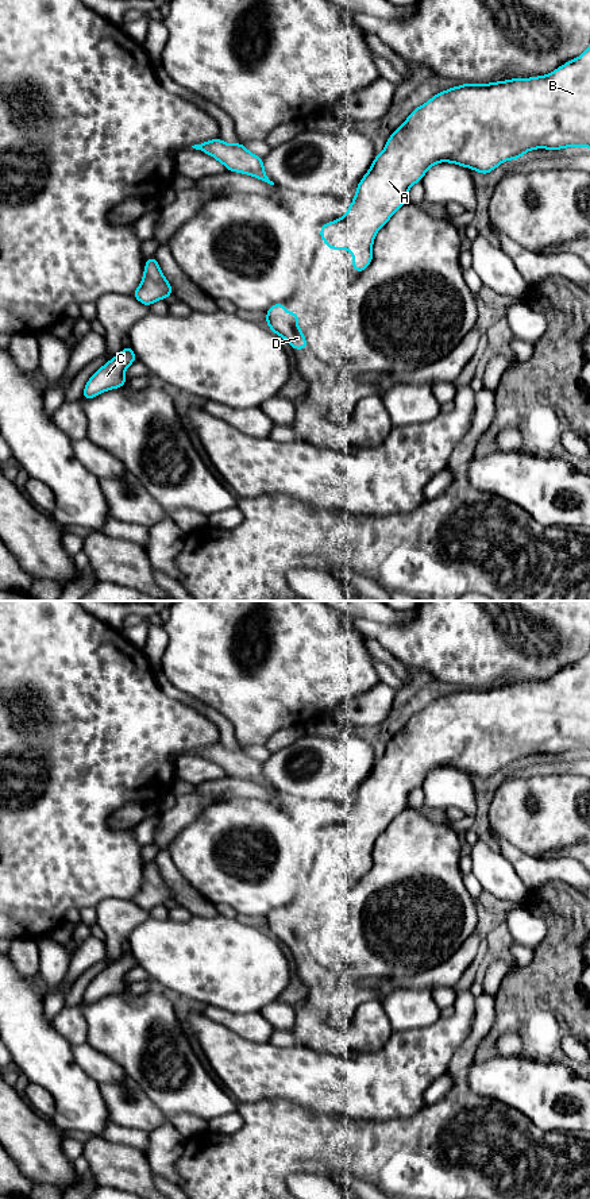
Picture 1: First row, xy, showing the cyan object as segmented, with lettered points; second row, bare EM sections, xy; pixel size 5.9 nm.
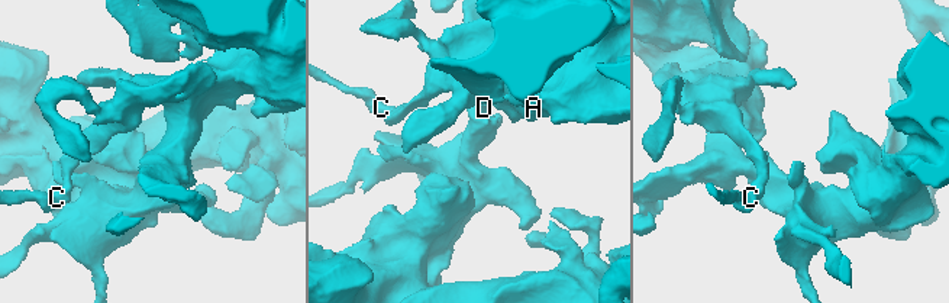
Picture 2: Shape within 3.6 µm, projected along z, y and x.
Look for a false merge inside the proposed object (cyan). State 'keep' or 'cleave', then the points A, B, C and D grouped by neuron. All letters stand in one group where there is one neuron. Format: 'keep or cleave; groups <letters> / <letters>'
keep; groups A B C D

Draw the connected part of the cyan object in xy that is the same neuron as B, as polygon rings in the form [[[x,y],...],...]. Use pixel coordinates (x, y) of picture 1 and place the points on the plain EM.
[[[590,651],[583,659],[547,681],[508,683],[504,687],[491,689],[462,689],[435,699],[425,709],[414,713],[404,729],[389,741],[385,753],[374,763],[369,776],[359,786],[347,818],[320,830],[320,843],[331,855],[351,855],[352,875],[362,878],[373,865],[371,853],[375,838],[408,807],[409,793],[421,787],[433,770],[456,768],[486,780],[502,767],[522,763],[529,755],[564,752],[590,753]]]

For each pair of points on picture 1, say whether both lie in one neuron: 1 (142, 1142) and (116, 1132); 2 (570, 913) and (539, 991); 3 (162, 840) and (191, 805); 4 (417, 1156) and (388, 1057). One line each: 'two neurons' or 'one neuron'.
1: one neuron
2: one neuron
3: one neuron
4: two neurons

